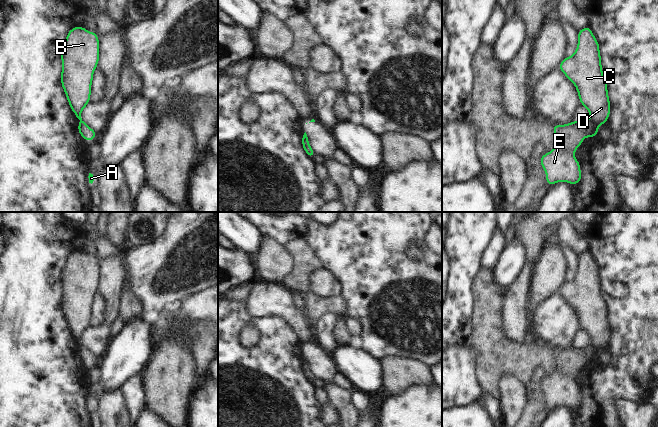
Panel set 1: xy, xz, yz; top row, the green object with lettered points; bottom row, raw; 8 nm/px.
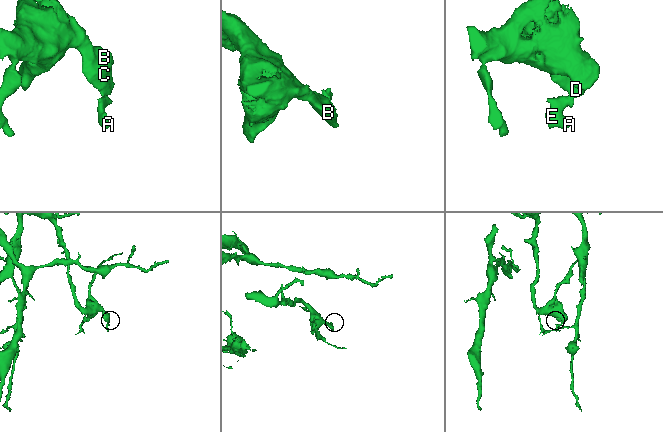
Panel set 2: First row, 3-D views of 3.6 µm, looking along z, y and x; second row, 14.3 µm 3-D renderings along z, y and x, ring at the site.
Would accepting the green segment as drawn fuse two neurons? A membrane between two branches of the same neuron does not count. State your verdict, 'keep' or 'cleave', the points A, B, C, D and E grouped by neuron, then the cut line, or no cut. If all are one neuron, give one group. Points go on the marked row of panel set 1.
cleave | A E / B C D | yz (589, 119), (597, 125)

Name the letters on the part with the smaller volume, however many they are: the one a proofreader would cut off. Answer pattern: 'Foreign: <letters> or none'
Foreign: A, E

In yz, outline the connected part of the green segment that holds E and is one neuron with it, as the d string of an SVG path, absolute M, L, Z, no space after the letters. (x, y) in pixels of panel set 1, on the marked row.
M577 120L566 125L553 125L553 132L555 146L540 158L540 164L546 172L546 183L552 186L567 181L574 186L582 179L580 164L574 152L585 137L598 135L598 125L590 120Z

